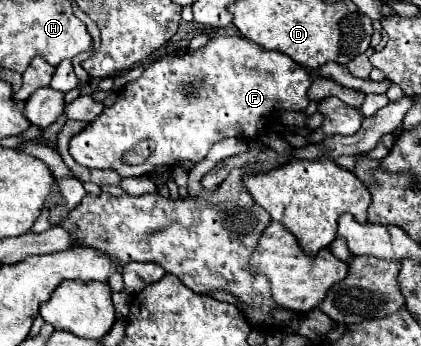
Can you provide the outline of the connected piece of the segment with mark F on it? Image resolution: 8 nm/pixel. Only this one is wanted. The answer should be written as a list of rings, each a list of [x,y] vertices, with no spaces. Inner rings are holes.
[[[218,36],[218,38],[214,38],[214,40],[210,40],[204,48],[200,48],[198,52],[184,52],[184,54],[178,54],[178,56],[164,56],[164,58],[160,58],[160,60],[156,60],[138,80],[134,80],[134,82],[128,82],[120,92],[120,96],[118,96],[118,100],[116,100],[116,104],[114,106],[110,106],[110,108],[104,108],[104,112],[94,120],[94,122],[90,122],[82,132],[78,132],[76,136],[72,136],[72,140],[70,140],[70,156],[80,164],[80,166],[86,166],[86,168],[100,168],[100,170],[104,170],[104,168],[110,168],[110,170],[114,170],[114,172],[118,172],[122,178],[126,178],[126,176],[144,176],[144,174],[148,174],[150,170],[154,170],[156,166],[176,166],[178,162],[182,162],[182,160],[192,160],[192,162],[202,162],[204,158],[206,158],[206,152],[210,150],[210,146],[212,144],[216,144],[216,142],[220,142],[222,138],[228,138],[228,136],[234,136],[234,138],[242,138],[242,136],[246,136],[246,140],[254,140],[256,136],[258,136],[258,132],[260,130],[266,130],[266,122],[268,122],[268,118],[270,118],[270,114],[274,114],[274,112],[280,112],[280,110],[304,110],[306,106],[308,106],[308,88],[310,88],[310,84],[312,84],[312,76],[302,68],[302,66],[298,66],[292,58],[288,58],[288,56],[284,56],[284,54],[280,54],[280,52],[268,52],[268,50],[264,50],[264,48],[260,48],[258,44],[252,44],[252,40],[246,40],[246,38],[242,38],[242,36]],[[144,138],[150,138],[150,140],[154,140],[156,142],[156,150],[152,152],[152,156],[144,162],[144,164],[138,164],[138,166],[126,166],[126,164],[122,164],[122,154],[126,152],[126,150],[130,150],[132,146],[136,146],[140,140],[144,140]]]

